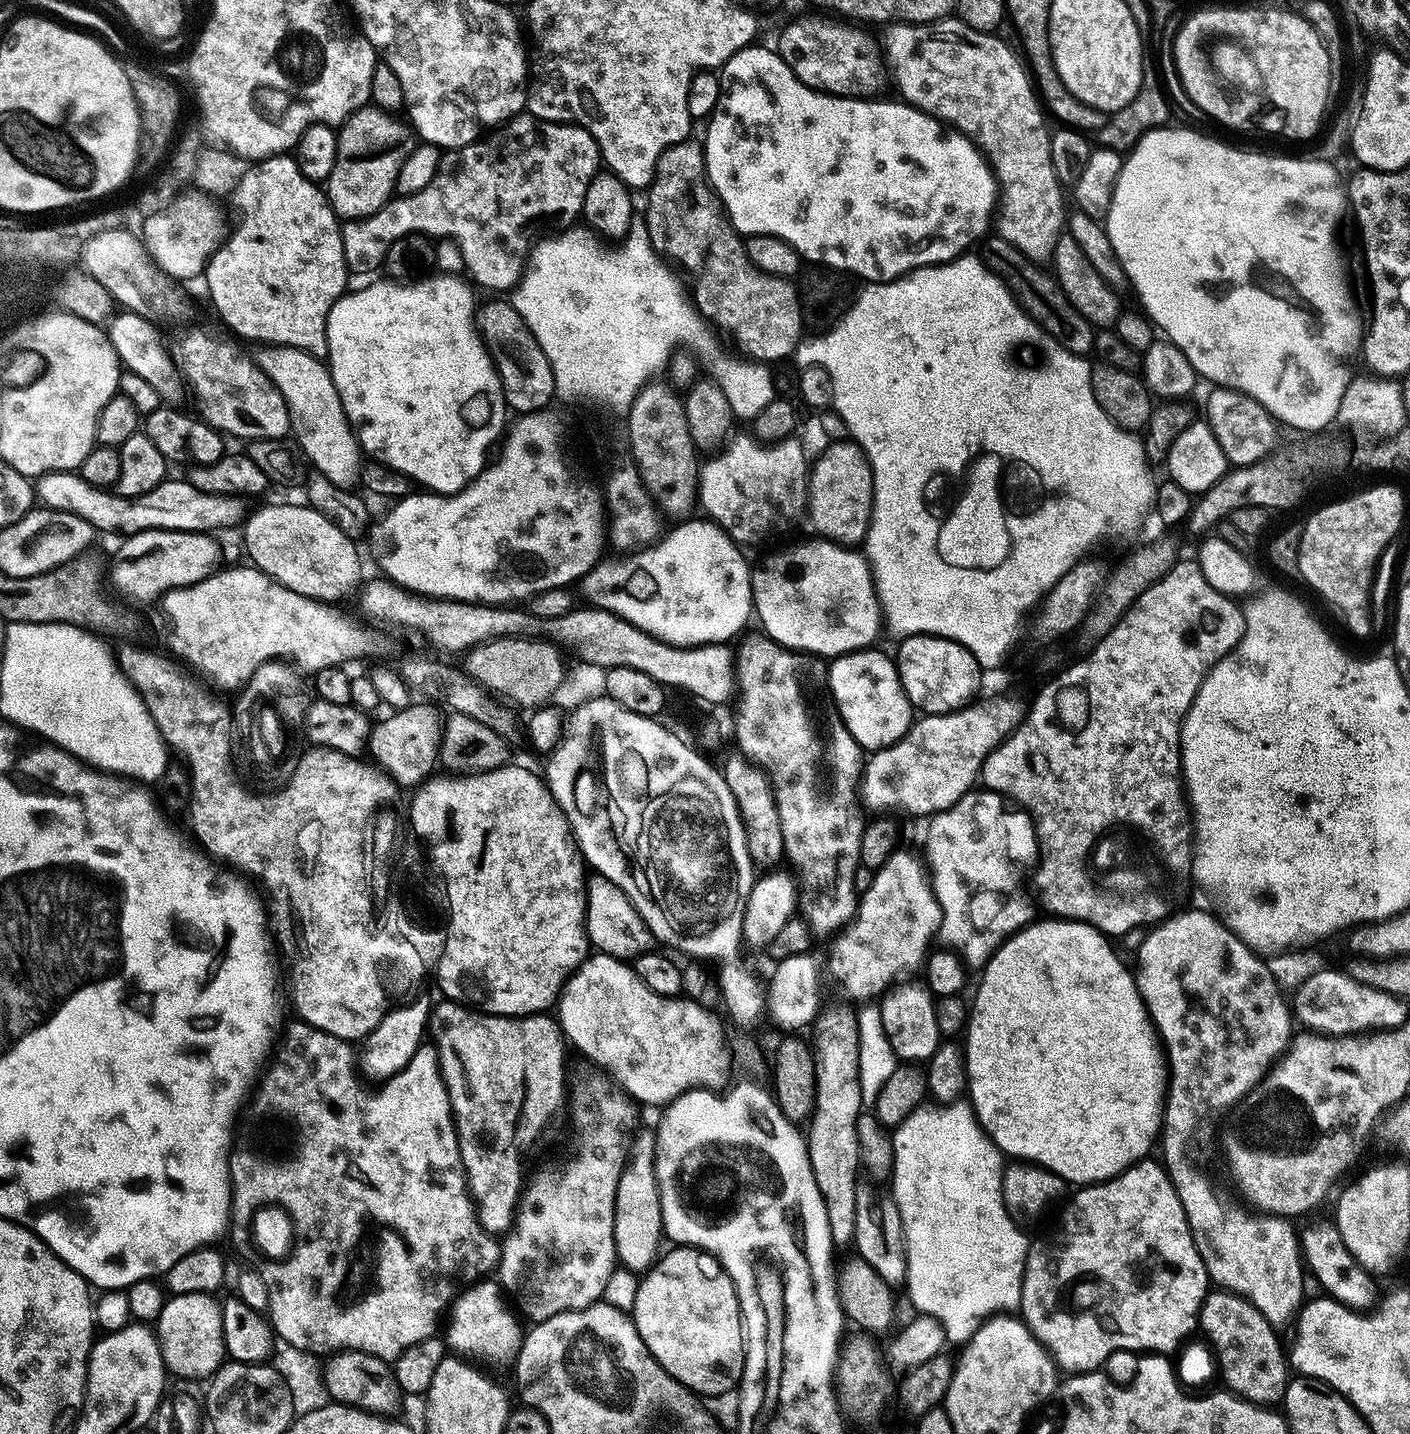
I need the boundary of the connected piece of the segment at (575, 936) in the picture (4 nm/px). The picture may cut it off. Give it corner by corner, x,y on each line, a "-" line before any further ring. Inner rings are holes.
509,762
504,767
495,768
489,772
480,772
477,776
443,775
429,778
419,785
414,794
416,798
412,802
412,824
410,820
411,831
422,841
427,855
428,852
432,855
432,864
440,871
440,876
444,879
444,892
448,895
448,928
446,924
446,935
442,940
442,951
434,965
434,976
436,972
436,980
440,983
441,990
445,992
443,995
447,999
465,1006
479,1006
489,1016
515,1016
519,1018
547,1013
547,1008
551,1004
553,1007
559,1001
564,984
579,968
580,963
588,959
590,955
588,931
584,929
586,864
578,855
572,829
568,827
568,820
564,817
564,811
556,804
547,783
541,777
539,780
530,769
519,768
515,762
-
536,892
542,892
542,916
524,916
526,914
524,910
528,910
524,906
528,906
528,898
532,900
532,894
536,896

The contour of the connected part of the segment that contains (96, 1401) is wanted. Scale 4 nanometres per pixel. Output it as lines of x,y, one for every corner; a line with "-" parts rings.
129,1322
116,1332
101,1335
93,1343
84,1405
88,1412
116,1413
116,1408
140,1408
140,1404
152,1400
159,1409
165,1399
164,1376
166,1369
157,1333
147,1323

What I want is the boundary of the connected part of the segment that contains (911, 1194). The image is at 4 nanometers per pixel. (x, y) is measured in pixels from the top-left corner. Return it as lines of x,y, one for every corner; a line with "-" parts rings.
961,1098
955,1100
953,1104
928,1107
917,1108
914,1114
910,1114
910,1118
903,1120
891,1133
892,1167
890,1178
892,1178
892,1188
890,1187
890,1195
896,1201
898,1214
902,1218
902,1226
904,1227
904,1257
908,1259
906,1289
908,1288
908,1296
912,1299
913,1306
917,1308
915,1311
921,1316
934,1318
944,1331
944,1339
949,1345
962,1346
988,1317
1007,1310
1019,1309
1024,1263
1028,1257
1030,1240
1029,1237
1024,1237
1025,1229
1011,1220
1003,1202
1006,1157
1000,1151
999,1146
984,1133
984,1128
976,1120
976,1113
972,1111
969,1101

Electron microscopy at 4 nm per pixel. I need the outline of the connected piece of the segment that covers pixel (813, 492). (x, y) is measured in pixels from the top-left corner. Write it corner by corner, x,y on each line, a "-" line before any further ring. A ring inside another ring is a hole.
832,442
827,445
829,448
821,454
820,457
815,457
814,463
810,468
810,477
808,482
808,510
806,513
807,519
812,519
812,524
817,528
819,535
826,540
832,540
835,544
842,544
845,546
856,546
863,541
868,534
868,523
872,521
872,467
866,458
866,454
860,448
859,444
855,442

